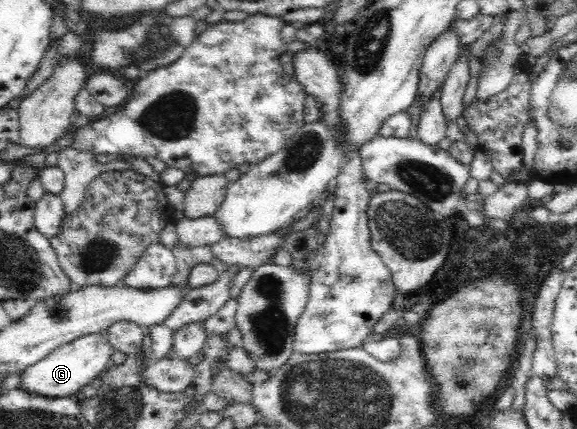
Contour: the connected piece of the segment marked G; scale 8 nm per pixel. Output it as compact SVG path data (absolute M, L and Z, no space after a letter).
M107 331L83 335L54 349L47 357L22 371L20 387L28 392L45 397L67 397L77 393L92 379L111 366L110 356L114 350L108 340Z

